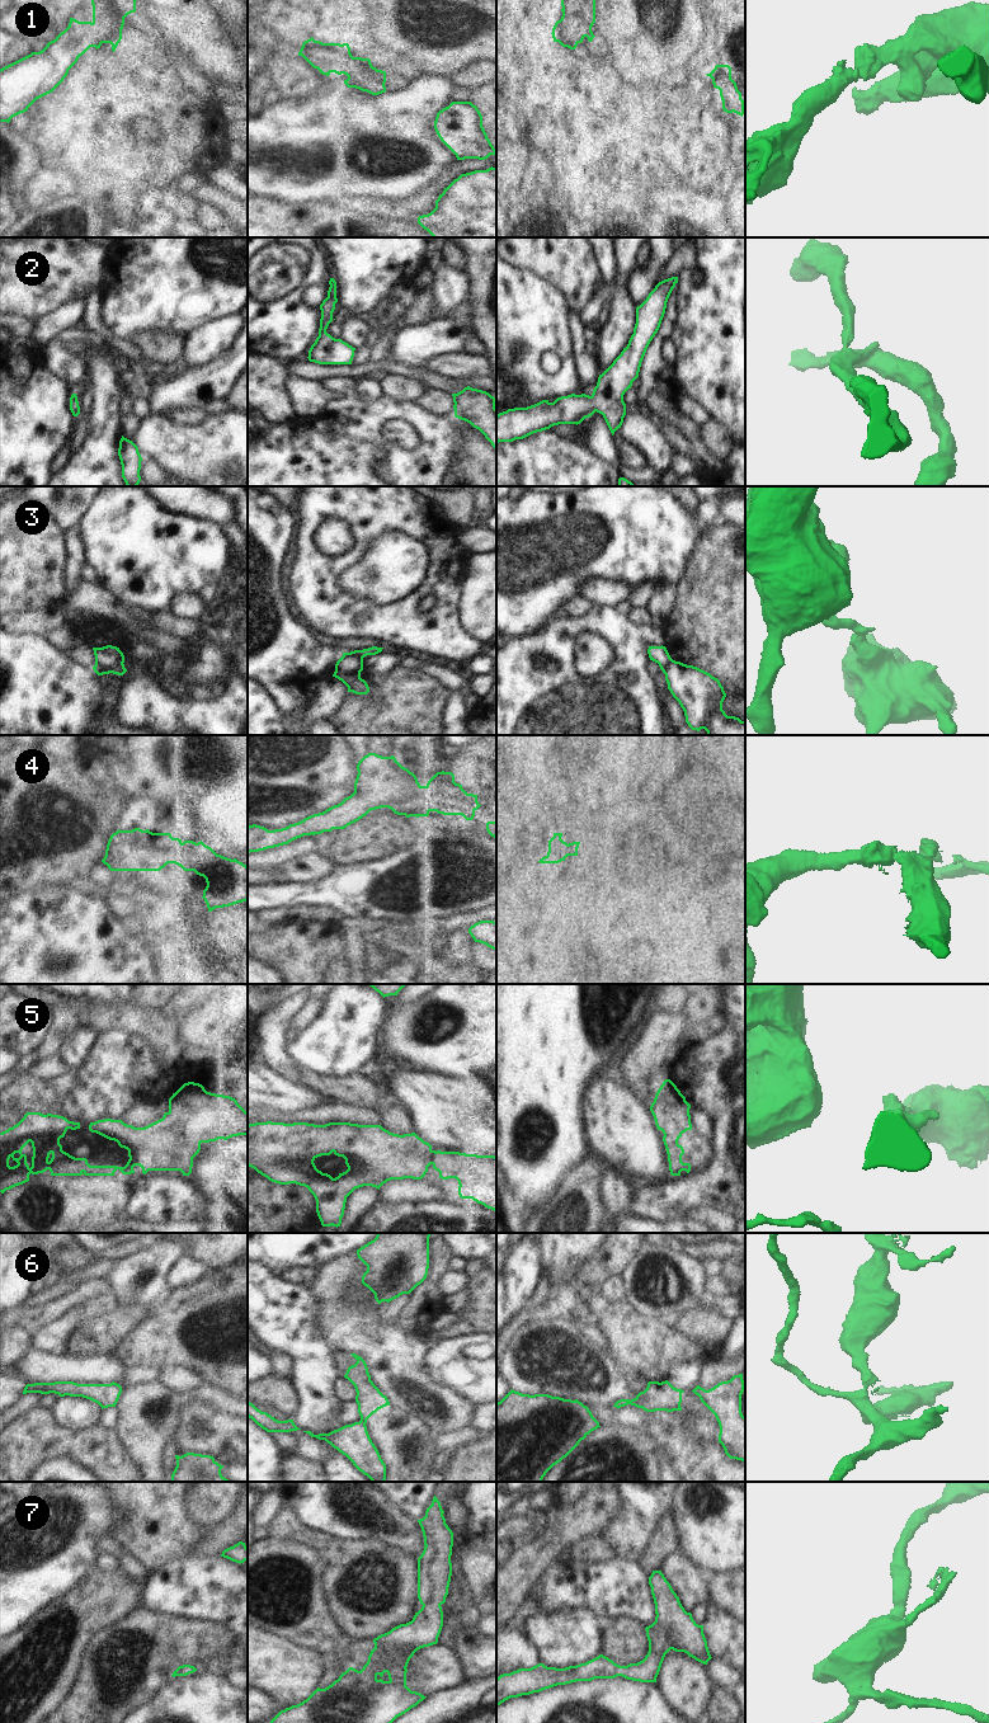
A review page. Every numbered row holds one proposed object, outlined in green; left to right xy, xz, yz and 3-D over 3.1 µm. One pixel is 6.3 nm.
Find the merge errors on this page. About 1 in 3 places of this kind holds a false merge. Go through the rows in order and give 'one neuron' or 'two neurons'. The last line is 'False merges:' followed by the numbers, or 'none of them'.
1: one neuron
2: one neuron
3: two neurons
4: one neuron
5: one neuron
6: two neurons
7: one neuron
False merges: 3, 6

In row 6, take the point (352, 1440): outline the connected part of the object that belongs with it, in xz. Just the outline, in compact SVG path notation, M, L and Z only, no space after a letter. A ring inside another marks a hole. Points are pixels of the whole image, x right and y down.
M361 1421L345 1425L329 1434L314 1435L311 1431L303 1432L309 1434L311 1437L325 1440L339 1453L345 1455L353 1465L372 1482L386 1480L386 1464L372 1442L367 1426Z

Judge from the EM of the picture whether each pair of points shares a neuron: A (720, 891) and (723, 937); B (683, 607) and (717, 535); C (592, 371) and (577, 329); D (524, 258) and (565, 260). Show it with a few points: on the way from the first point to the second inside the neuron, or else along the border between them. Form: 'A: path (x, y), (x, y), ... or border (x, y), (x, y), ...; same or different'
A: border (731, 909), (714, 917), (705, 938); different
B: path (691, 589), (705, 574), (710, 552); same
C: path (584, 361), (579, 353), (578, 339); same
D: path (535, 258), (555, 258); same

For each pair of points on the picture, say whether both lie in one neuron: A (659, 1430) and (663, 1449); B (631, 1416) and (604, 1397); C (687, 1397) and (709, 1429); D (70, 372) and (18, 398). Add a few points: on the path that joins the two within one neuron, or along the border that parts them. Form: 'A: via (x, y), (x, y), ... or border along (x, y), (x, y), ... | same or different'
A: via (660, 1435), (662, 1444) | same
B: border along (588, 1406), (612, 1407) | different
C: via (692, 1404), (701, 1421) | same
D: border along (42, 352), (45, 365), (75, 392) | different

